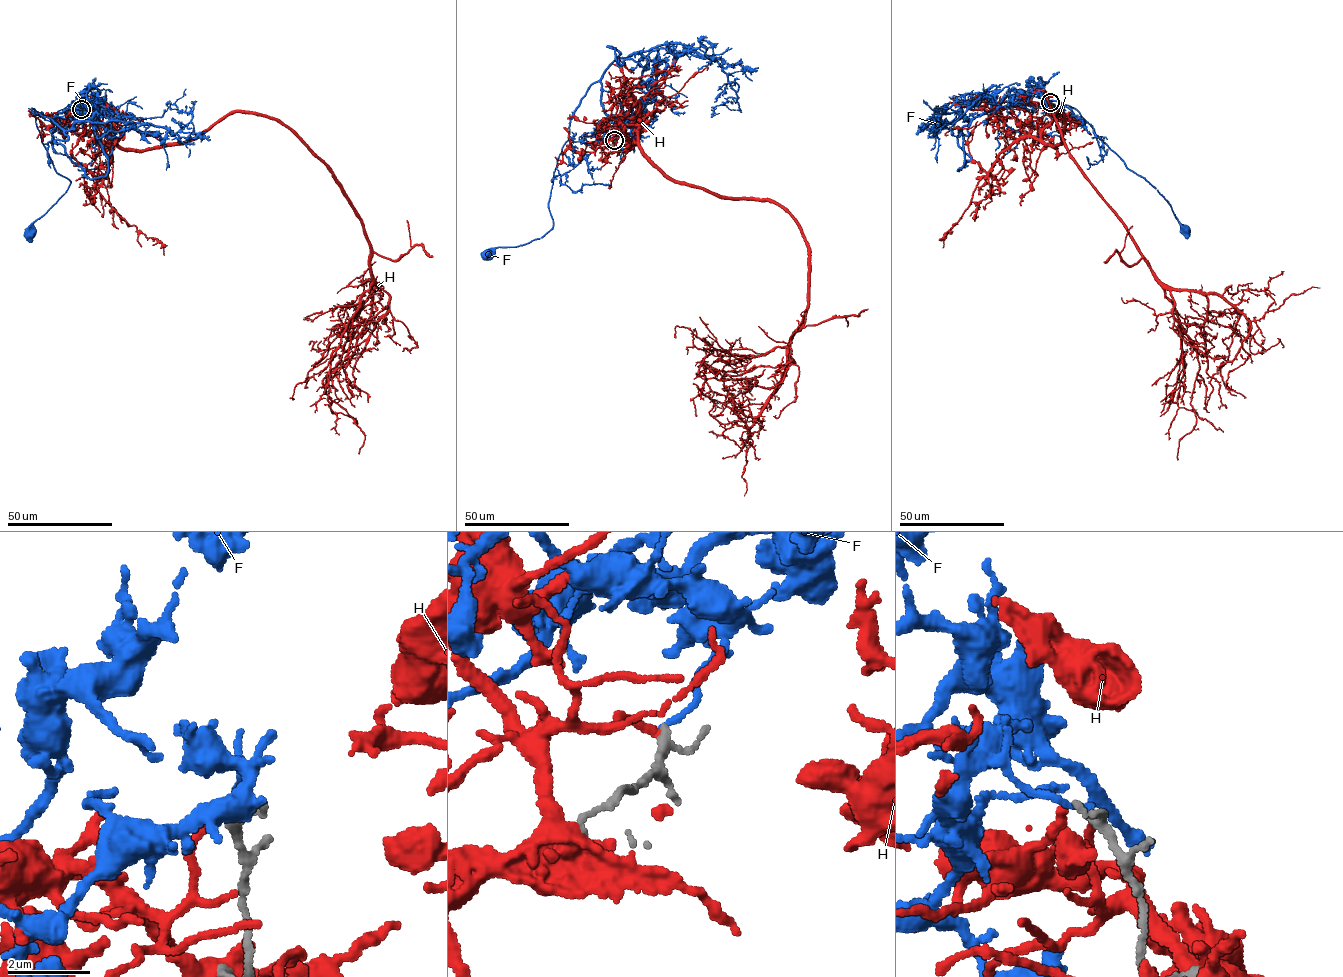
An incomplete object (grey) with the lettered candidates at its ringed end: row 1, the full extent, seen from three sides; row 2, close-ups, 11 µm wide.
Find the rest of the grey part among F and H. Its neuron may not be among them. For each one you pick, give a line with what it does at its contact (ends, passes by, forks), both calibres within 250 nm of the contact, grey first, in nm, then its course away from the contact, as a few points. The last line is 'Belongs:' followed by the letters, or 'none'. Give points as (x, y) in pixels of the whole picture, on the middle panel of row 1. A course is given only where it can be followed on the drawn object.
Belongs: none

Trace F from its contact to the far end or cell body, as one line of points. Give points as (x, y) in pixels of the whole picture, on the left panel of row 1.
F: (81, 108), (67, 108), (77, 100), (53, 121), (35, 113), (54, 170), (71, 183), (29, 233)

